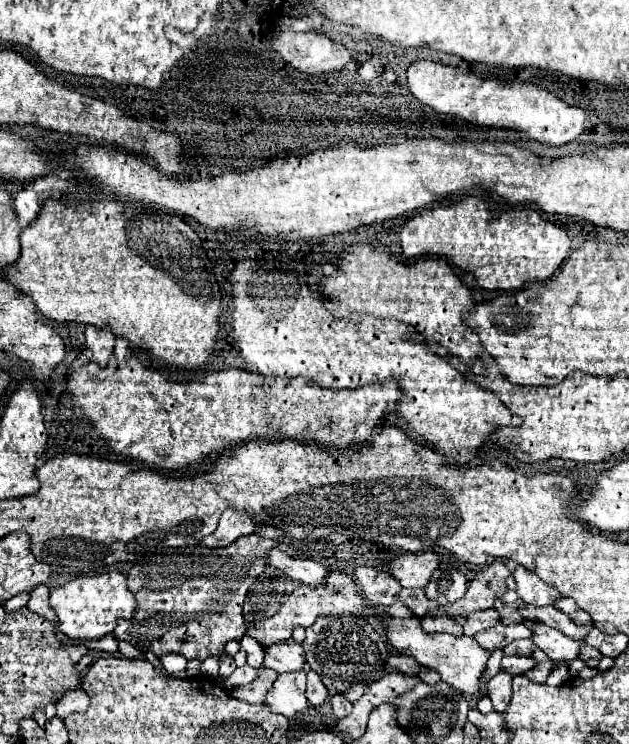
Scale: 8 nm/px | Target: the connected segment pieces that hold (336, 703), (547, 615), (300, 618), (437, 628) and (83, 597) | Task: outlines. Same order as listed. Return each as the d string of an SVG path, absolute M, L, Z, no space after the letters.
M335 694L331 698L331 706L333 706L333 714L337 718L345 718L351 712L351 702L343 694Z
M521 604L519 606L521 616L527 620L537 620L543 622L551 628L557 628L561 632L565 632L567 636L575 638L575 640L583 640L589 632L589 626L575 626L569 616L565 616L561 610L557 610L555 606L533 606L533 604Z
M331 568L327 578L325 578L325 584L321 586L307 586L307 584L299 584L295 592L291 592L285 602L279 606L279 610L273 614L273 616L259 616L257 622L253 622L251 626L247 626L245 634L255 638L263 648L269 648L273 644L279 644L279 642L285 642L291 638L291 632L295 626L303 626L303 628L309 628L315 624L315 620L319 616L329 616L329 614L355 614L359 618L367 618L369 624L373 626L379 626L379 628L385 628L385 622L381 616L375 614L375 606L371 604L371 600L363 594L361 586L357 586L355 578L343 570L335 570Z
M425 614L421 620L421 626L427 634L451 634L451 636L463 636L463 628L455 622L455 618L445 614Z
M103 572L95 576L79 576L61 586L51 588L49 604L57 614L63 634L81 640L97 640L111 634L119 618L131 618L135 598L127 588L127 578L121 572Z

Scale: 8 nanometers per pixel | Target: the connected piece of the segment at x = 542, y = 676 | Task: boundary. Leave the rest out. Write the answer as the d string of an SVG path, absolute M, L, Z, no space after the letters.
M551 660L541 662L541 664L537 664L535 668L531 668L531 670L527 672L527 676L529 676L531 680L545 682L545 680L547 680L547 676L549 676L549 672L551 672L551 666L553 666L553 662L551 662Z

